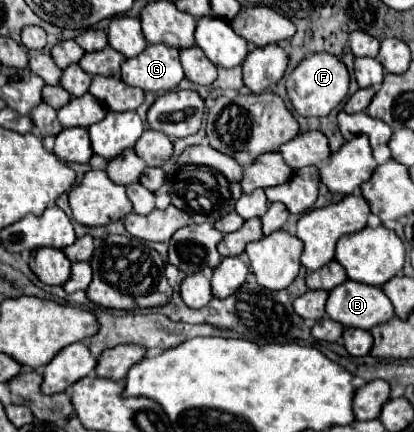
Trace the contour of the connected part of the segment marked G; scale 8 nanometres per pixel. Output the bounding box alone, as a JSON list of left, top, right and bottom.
[120,43,184,91]

